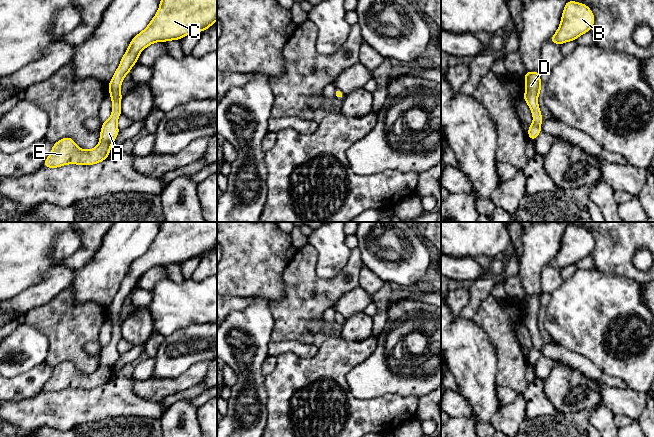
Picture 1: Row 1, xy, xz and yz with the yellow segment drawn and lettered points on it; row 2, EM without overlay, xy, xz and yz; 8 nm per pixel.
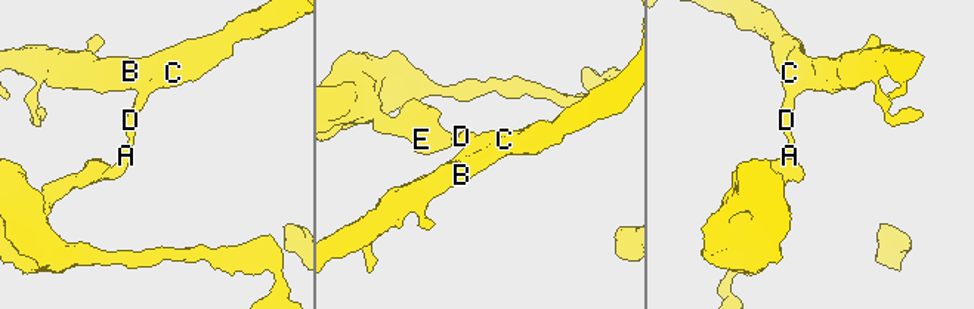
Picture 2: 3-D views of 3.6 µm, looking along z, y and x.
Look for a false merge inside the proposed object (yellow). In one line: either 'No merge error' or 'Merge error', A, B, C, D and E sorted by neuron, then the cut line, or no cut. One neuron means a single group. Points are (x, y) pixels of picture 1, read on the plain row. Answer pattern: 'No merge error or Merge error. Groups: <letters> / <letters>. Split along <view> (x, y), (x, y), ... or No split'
Merge error. Groups: A E / B C D. Split along yz (533, 339), (541, 340)

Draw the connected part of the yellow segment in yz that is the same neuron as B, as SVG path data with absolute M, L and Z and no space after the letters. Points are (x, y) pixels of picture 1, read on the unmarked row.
M569 224L564 229L560 249L549 266L560 269L575 265L582 258L591 255L594 247L595 240L586 228Z

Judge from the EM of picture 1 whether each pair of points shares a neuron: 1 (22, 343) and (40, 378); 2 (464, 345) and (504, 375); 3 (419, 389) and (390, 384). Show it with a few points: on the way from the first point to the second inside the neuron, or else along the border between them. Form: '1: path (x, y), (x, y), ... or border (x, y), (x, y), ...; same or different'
1: border (44, 361), (13, 377); different
2: border (494, 346), (496, 354), (495, 384), (497, 386); different
3: path (412, 384), (397, 384); same

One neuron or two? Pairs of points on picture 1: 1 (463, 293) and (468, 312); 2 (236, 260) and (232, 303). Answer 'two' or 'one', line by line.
1: two
2: two

